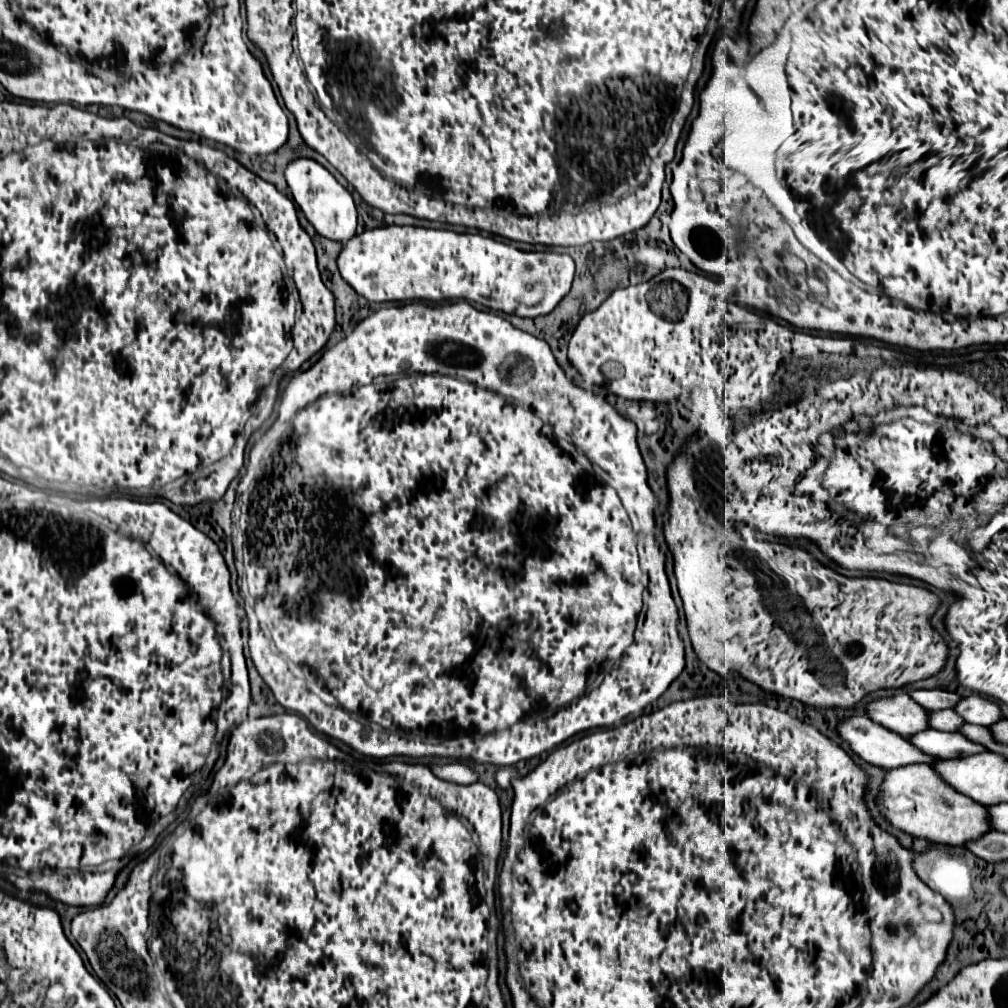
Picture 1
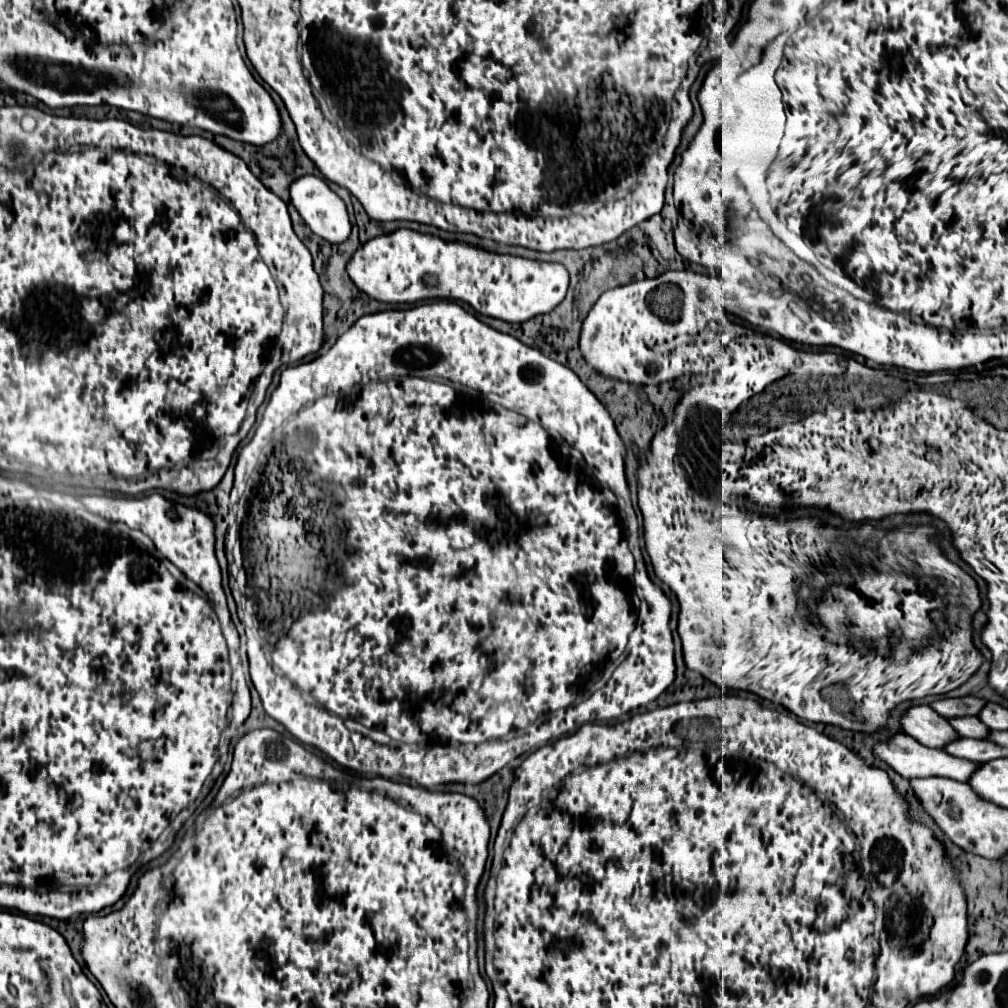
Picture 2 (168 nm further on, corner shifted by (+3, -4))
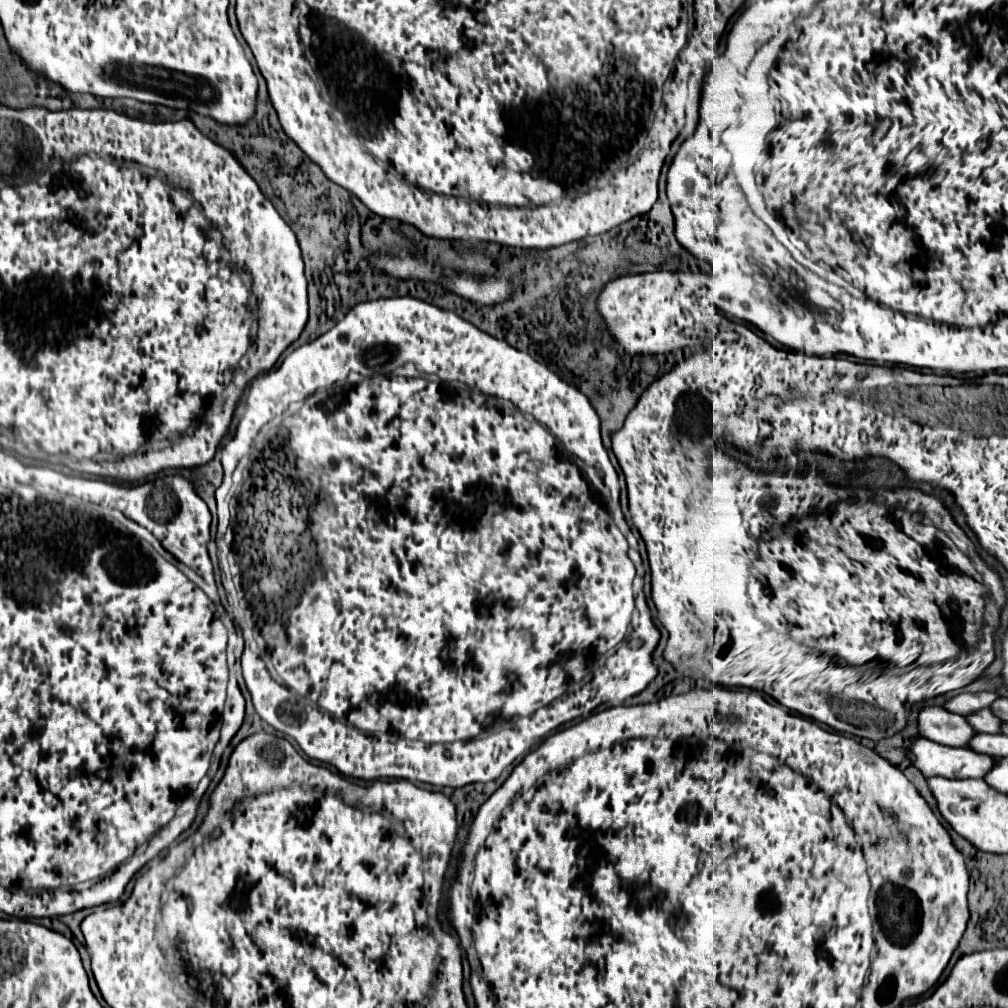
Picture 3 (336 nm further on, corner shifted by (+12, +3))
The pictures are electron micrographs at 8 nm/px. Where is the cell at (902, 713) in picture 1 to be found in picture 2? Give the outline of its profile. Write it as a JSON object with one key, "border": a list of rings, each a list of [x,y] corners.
{"border":[[[929,705],[909,707],[901,717],[901,729],[925,747],[941,747],[941,743],[957,739],[953,727],[949,727],[949,721],[933,713]]]}

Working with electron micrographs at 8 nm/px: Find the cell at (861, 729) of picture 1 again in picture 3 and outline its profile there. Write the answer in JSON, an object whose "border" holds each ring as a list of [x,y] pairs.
{"border":[[[926,738],[914,740],[908,756],[926,778],[932,776],[942,776],[950,780],[984,778],[996,764],[992,756],[972,752],[972,748],[952,748],[936,744]]]}

